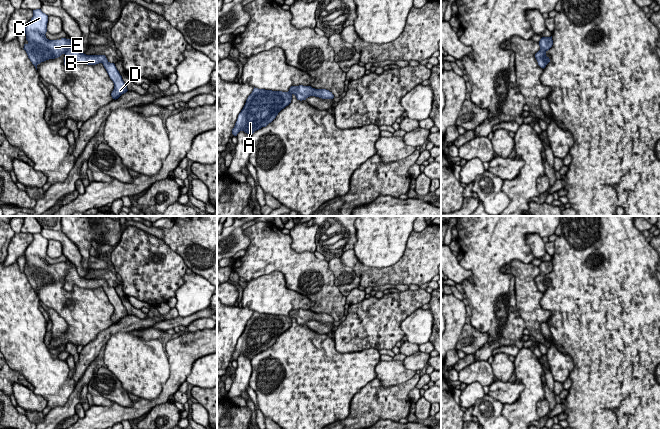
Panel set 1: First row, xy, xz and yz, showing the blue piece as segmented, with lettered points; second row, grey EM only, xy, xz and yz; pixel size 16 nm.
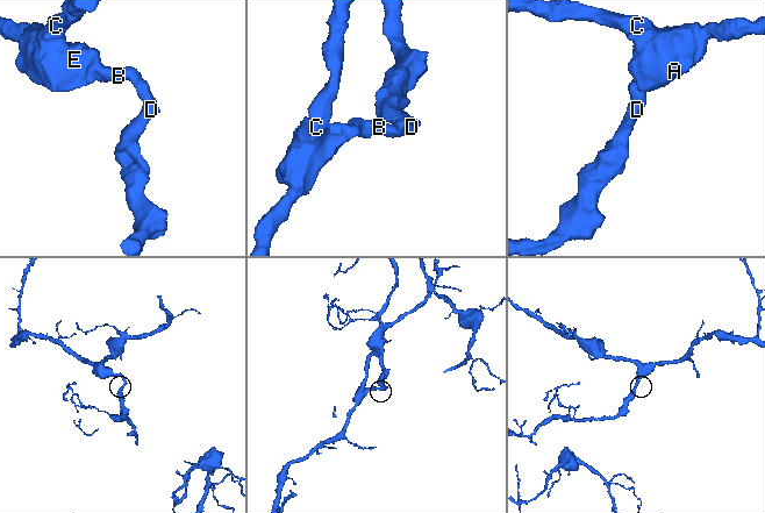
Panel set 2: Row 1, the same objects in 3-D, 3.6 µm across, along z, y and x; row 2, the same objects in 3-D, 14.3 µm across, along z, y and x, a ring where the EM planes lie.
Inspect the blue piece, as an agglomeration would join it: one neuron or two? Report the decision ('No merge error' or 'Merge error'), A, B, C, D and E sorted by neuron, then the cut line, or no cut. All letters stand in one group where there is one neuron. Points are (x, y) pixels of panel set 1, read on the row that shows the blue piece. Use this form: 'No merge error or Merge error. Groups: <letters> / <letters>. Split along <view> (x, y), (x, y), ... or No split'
No merge error. Groups: A B C D E. No split

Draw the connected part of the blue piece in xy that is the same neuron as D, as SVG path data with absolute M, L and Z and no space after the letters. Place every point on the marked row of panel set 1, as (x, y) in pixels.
M36 9L33 10L33 17L27 23L24 30L28 43L24 44L23 49L26 51L28 58L36 70L37 65L41 62L58 58L64 54L64 65L68 68L72 67L74 61L87 65L102 63L114 83L114 89L111 93L113 99L118 99L128 91L115 64L110 63L105 55L86 55L80 53L75 41L72 39L47 39L45 35L47 32L47 23L48 15L43 13L41 9Z

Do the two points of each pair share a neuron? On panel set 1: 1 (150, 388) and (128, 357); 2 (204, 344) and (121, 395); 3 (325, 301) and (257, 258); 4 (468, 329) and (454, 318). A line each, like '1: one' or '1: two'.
1: one
2: two
3: one
4: two

